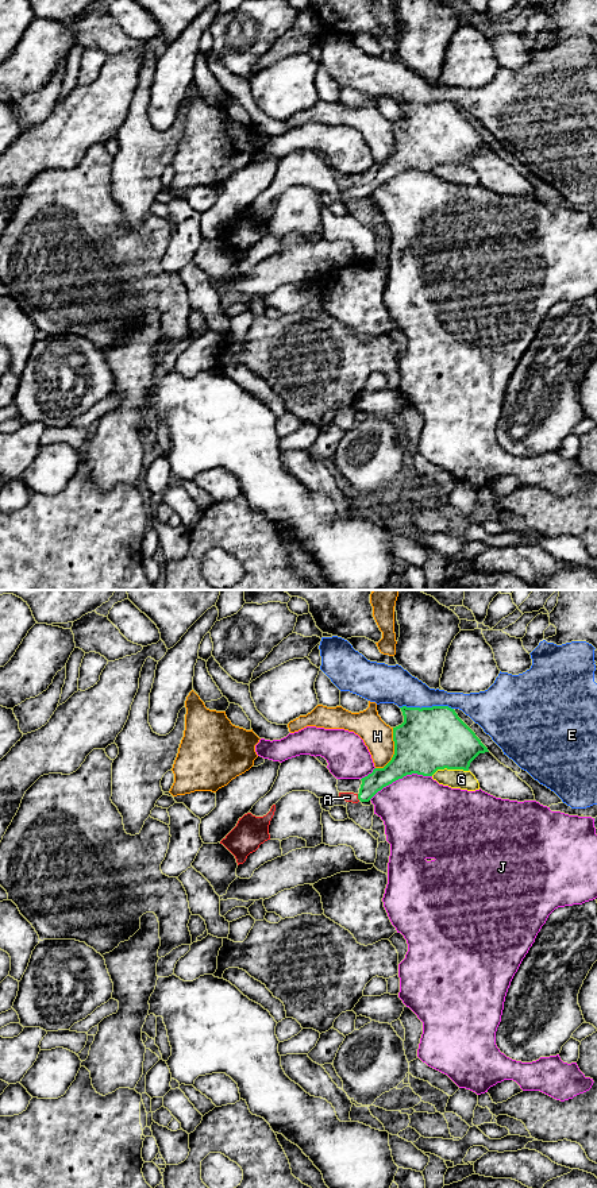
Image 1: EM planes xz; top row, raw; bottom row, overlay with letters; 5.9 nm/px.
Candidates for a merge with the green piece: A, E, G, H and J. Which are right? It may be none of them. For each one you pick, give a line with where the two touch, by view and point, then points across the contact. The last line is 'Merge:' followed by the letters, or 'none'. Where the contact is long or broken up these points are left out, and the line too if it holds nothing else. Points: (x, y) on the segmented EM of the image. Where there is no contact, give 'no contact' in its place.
A: contact xz (358, 797); way xz (380, 778), (358, 797), (349, 797)
Merge: A

